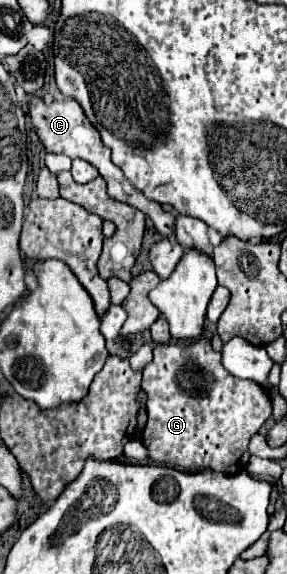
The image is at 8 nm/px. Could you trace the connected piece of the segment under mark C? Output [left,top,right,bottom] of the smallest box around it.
[28,98,174,240]

